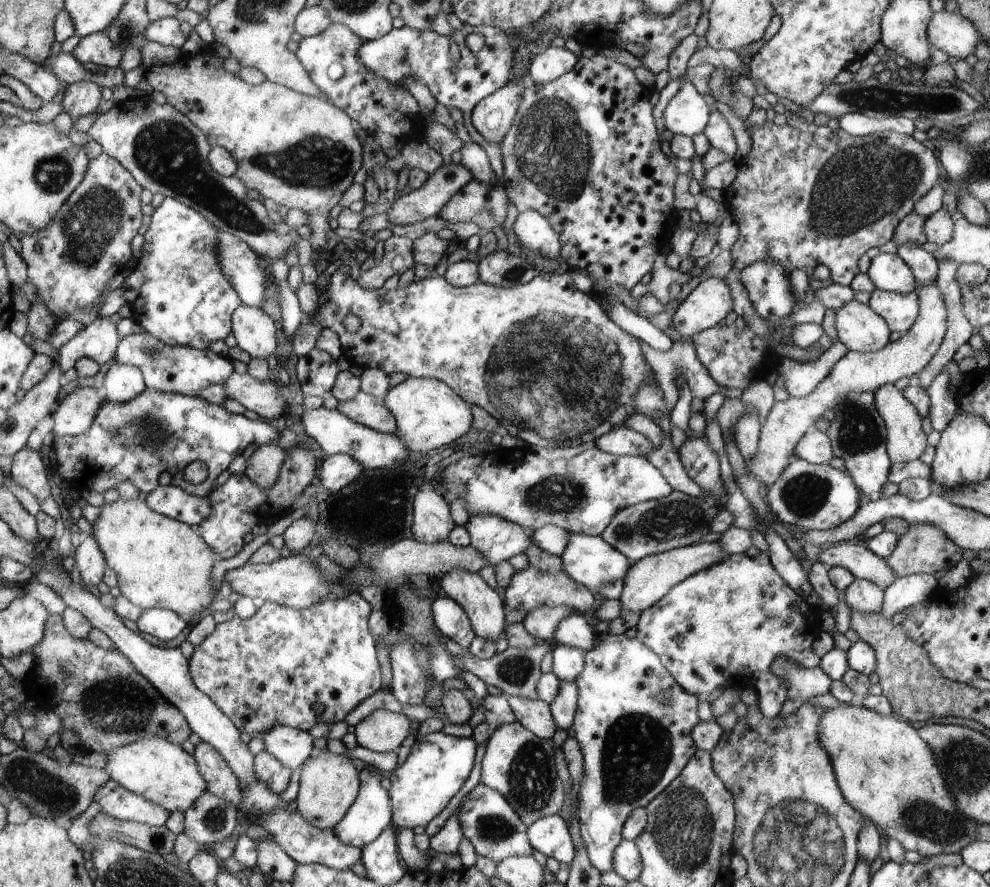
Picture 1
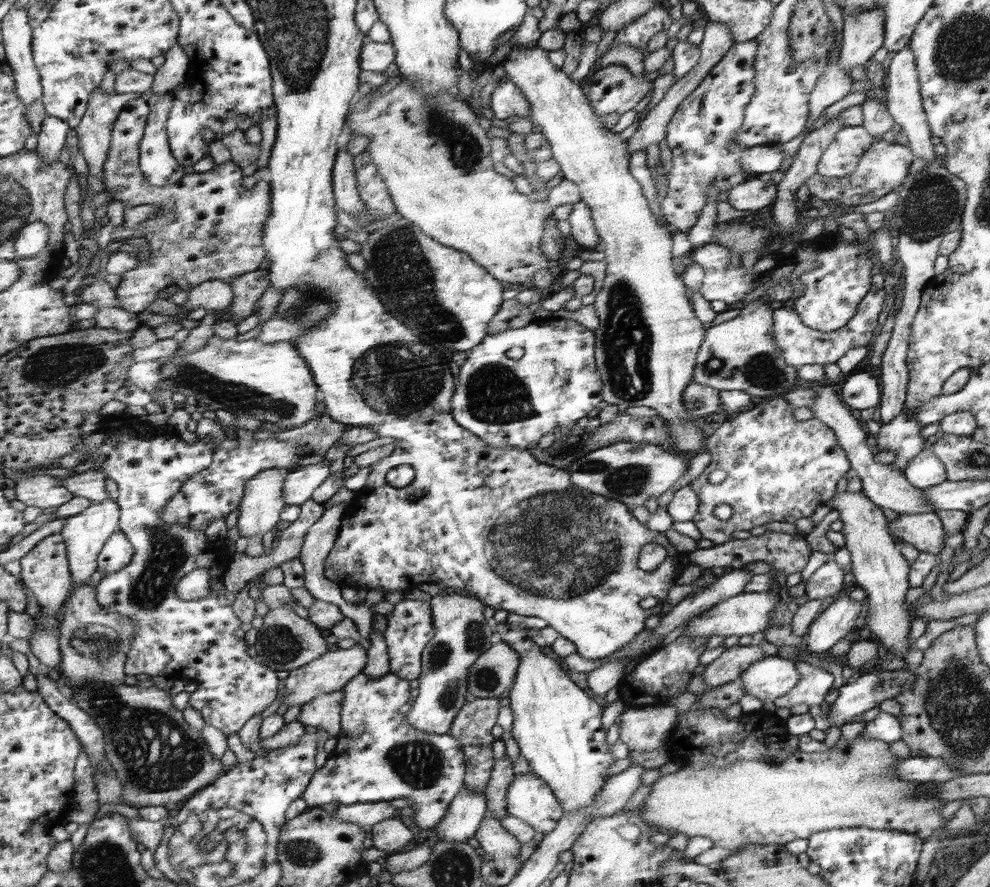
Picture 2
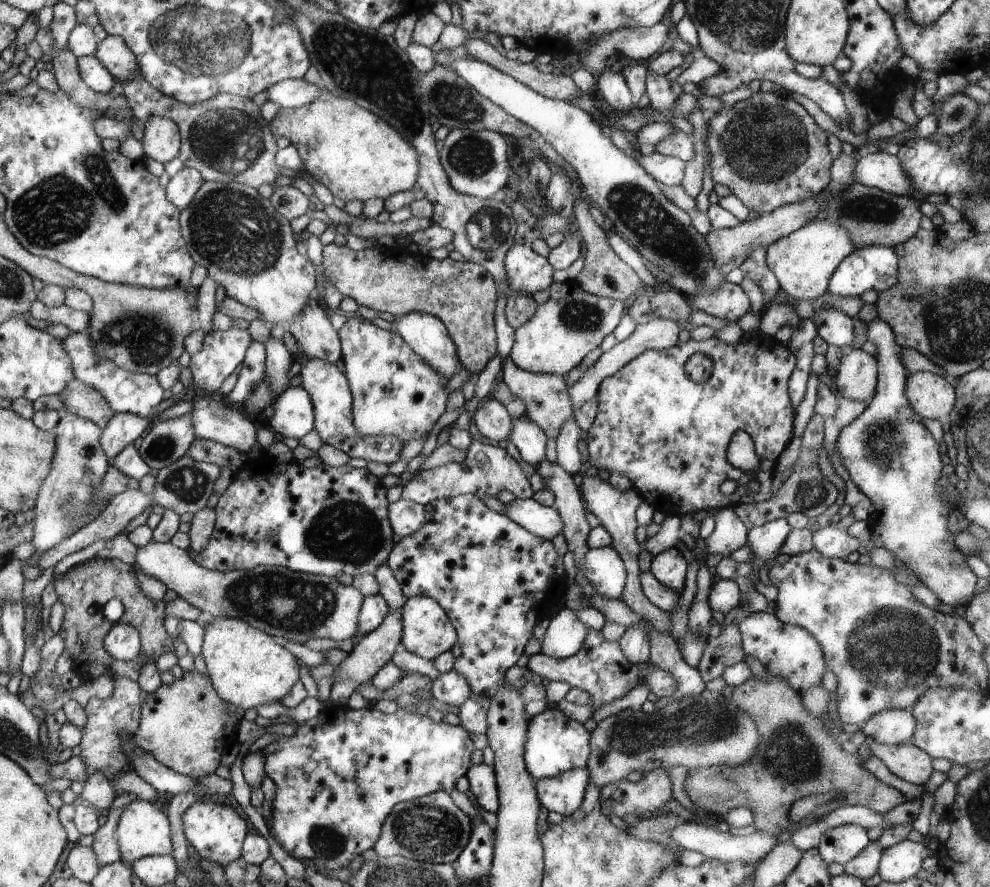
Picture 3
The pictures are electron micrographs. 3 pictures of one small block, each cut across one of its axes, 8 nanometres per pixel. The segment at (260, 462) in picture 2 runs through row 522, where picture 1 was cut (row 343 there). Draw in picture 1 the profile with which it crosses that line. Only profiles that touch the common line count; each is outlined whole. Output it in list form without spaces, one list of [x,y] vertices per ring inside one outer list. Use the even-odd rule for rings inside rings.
[[[166,197],[162,204],[151,215],[148,230],[144,232],[143,237],[144,244],[141,249],[140,258],[136,260],[137,265],[133,271],[125,278],[123,282],[123,293],[121,294],[133,313],[132,318],[134,318],[144,330],[152,333],[152,336],[159,338],[167,345],[184,345],[205,349],[206,347],[209,348],[209,345],[215,340],[225,339],[226,336],[232,332],[231,320],[233,312],[242,304],[242,298],[239,296],[239,293],[236,292],[236,289],[233,288],[230,278],[224,274],[222,264],[220,264],[220,260],[217,257],[217,250],[219,252],[217,227],[191,206],[185,205],[179,200]]]

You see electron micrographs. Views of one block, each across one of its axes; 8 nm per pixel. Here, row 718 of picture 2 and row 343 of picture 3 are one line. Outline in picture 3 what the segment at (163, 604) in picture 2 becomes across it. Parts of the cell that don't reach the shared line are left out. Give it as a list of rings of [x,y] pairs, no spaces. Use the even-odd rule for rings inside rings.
[[[234,320],[228,330],[212,330],[210,334],[206,333],[202,349],[195,356],[191,357],[189,365],[196,392],[203,393],[205,390],[208,390],[218,393],[224,380],[235,372],[238,365],[243,364],[247,358],[248,348],[254,342],[254,339],[248,332],[248,328],[238,328],[234,324]]]

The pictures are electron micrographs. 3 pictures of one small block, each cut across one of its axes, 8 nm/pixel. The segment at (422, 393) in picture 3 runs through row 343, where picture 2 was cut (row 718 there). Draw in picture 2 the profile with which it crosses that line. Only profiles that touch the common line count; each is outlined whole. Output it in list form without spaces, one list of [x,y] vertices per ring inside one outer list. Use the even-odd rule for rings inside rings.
[[[390,673],[388,675],[380,676],[377,680],[371,680],[370,677],[363,675],[356,676],[350,683],[346,685],[342,692],[341,703],[341,730],[336,736],[338,740],[336,748],[329,757],[329,760],[324,764],[324,767],[316,772],[310,786],[303,792],[303,798],[307,804],[307,808],[320,807],[323,804],[356,804],[356,803],[372,803],[372,802],[389,802],[390,800],[410,800],[410,808],[414,810],[414,818],[411,823],[427,832],[428,829],[438,826],[448,812],[448,808],[455,800],[456,795],[463,790],[466,785],[467,764],[464,757],[463,750],[459,748],[459,741],[455,740],[454,736],[448,734],[432,735],[431,733],[416,731],[411,725],[407,724],[407,715],[411,711],[412,698],[410,698],[410,686],[408,680],[403,680],[402,677],[395,676]]]

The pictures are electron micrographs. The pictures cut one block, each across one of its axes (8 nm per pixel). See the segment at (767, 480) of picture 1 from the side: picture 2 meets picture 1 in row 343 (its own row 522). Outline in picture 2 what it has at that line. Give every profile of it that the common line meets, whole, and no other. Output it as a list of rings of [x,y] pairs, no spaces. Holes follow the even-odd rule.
[[[926,512],[926,514],[897,514],[894,520],[888,520],[888,529],[892,535],[897,536],[904,542],[912,544],[920,553],[928,552],[930,554],[938,554],[944,546],[946,546],[945,537],[948,535],[940,517],[934,512]]]

